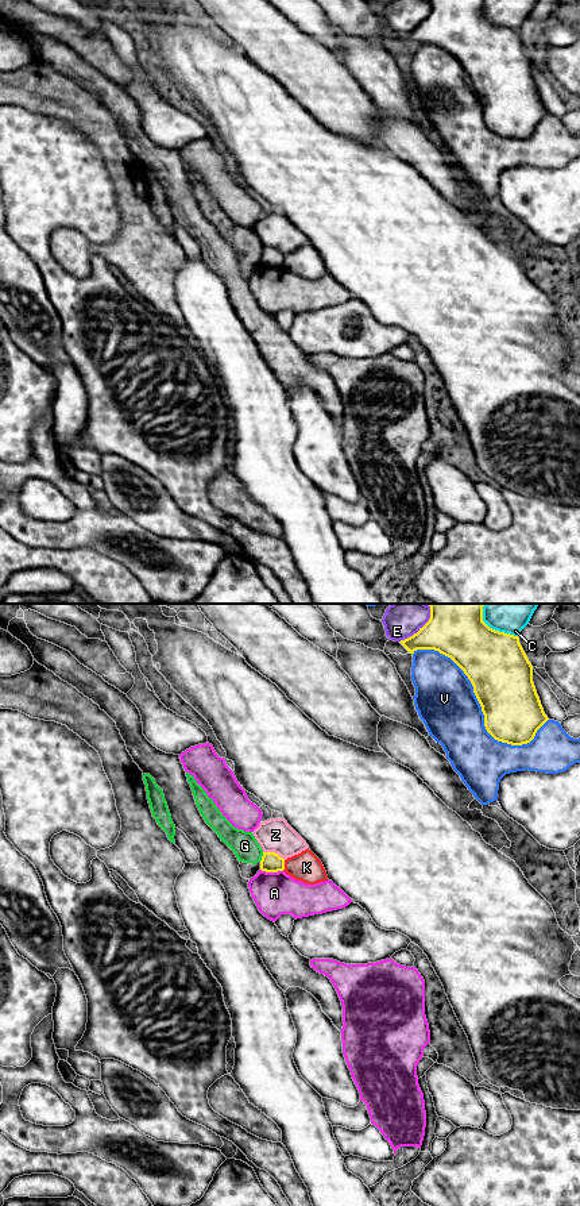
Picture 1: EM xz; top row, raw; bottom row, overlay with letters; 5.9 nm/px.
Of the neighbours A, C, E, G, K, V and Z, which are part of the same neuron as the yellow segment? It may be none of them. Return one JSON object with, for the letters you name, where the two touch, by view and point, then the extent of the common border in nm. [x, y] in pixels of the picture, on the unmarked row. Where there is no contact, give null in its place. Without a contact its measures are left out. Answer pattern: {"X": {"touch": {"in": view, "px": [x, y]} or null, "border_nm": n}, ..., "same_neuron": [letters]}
{"same_neuron": []}

